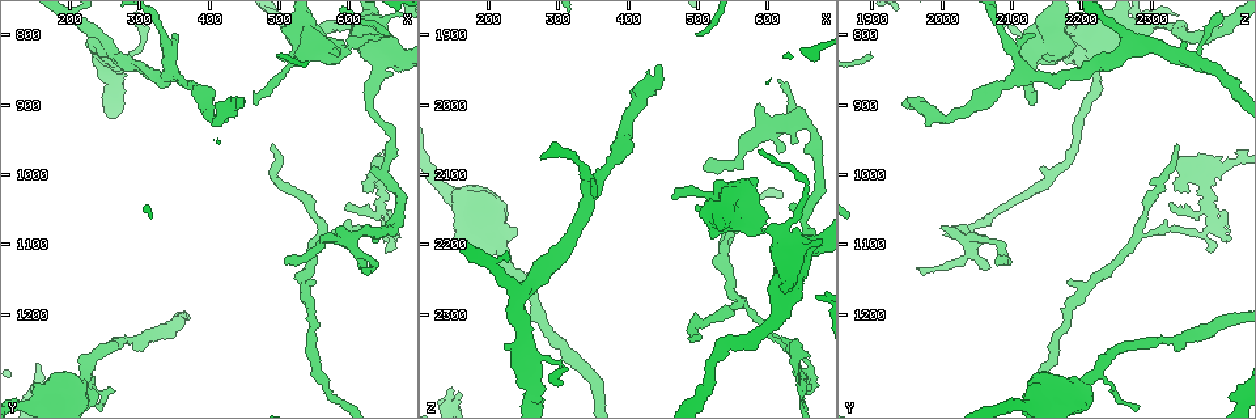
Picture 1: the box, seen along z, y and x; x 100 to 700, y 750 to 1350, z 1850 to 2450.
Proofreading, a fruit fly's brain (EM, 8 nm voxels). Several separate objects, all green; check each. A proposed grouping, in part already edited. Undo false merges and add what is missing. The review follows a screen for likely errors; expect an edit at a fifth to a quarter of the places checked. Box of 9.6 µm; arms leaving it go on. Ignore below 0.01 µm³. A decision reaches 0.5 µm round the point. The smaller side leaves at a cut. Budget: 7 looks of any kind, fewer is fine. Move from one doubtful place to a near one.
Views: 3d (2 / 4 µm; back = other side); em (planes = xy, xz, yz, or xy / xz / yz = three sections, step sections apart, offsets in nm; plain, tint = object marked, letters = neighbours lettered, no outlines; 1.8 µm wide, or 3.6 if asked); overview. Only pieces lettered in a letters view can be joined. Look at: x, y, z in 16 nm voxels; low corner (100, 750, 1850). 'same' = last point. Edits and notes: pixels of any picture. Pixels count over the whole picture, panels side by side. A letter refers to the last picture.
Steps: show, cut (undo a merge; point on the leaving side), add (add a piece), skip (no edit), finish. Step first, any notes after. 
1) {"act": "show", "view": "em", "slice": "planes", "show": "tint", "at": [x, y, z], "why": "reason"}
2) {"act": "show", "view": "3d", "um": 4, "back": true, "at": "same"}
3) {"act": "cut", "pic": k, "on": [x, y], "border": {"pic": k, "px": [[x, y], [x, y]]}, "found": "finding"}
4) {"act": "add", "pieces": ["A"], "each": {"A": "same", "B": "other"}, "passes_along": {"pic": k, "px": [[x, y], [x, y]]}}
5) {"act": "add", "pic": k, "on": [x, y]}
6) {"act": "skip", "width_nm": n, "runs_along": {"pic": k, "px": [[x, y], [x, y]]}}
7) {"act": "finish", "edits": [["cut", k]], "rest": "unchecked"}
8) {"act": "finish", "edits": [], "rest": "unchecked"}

{"act": "show", "view": "3d", "um": 4, "at": [625, 800, 2195], "why": "calibre changes"}

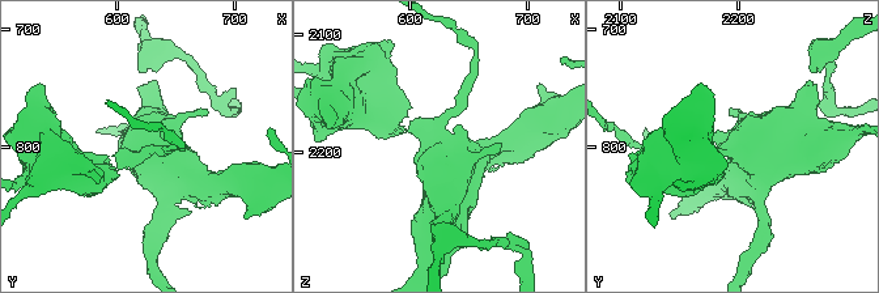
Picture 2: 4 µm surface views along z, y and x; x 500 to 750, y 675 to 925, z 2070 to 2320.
{"act": "show", "view": "em", "um": 3.6, "slice": "planes", "show": "letters", "at": [628, 802, 2198], "why": "need the tissue"}

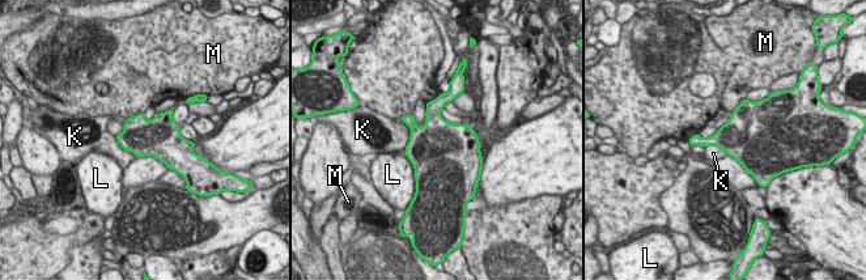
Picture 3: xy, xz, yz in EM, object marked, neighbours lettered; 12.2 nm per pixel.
{"act": "skip", "each": {"K": "other", "L": "other", "M": "other"}, "border": {"pic": 3, "px": [[115, 139], [123, 149], [138, 157]]}, "found": "all the same neuron"}

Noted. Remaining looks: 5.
{"act": "show", "view": "em", "slice": "yz", "step": 16, "show": "letters", "at": [650, 1060, 2380], "why": "abrupt turn"}

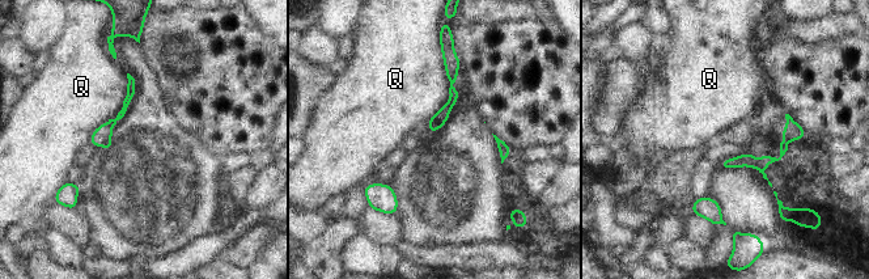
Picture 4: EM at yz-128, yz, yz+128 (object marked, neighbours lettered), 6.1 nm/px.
{"act": "show", "view": "em", "slice": "planes", "show": "letters", "at": "same", "why": "cut it another way"}

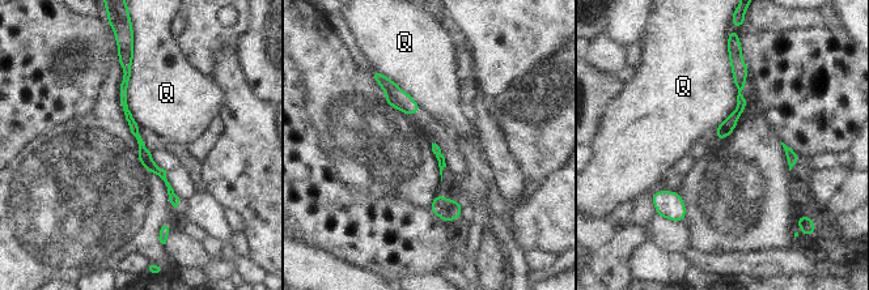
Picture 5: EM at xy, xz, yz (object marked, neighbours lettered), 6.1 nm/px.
{"act": "skip", "longest_contact_nm": ["Q", 460], "each": {"Q": "other"}, "runs_along": {"pic": 5, "px": [[126, 68], [124, 109], [176, 208]]}, "found": "one neuron here"}

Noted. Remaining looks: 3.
{"act": "show", "view": "em", "slice": "planes", "show": "letters", "at": [585, 1070, 1995], "why": "branch stops here"}

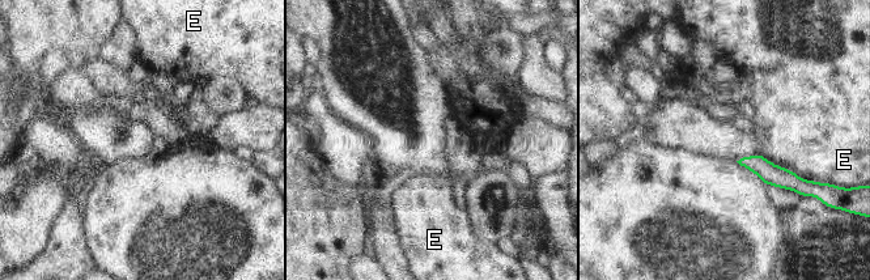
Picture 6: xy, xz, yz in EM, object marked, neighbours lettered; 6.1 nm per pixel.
{"act": "skip", "each": {"E": "other"}, "border": {"pic": 6, "px": [[759, 152], [807, 181]]}, "found": "none of them fits"}

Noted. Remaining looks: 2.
{"act": "finish", "edits": [], "rest": "unchecked"}

